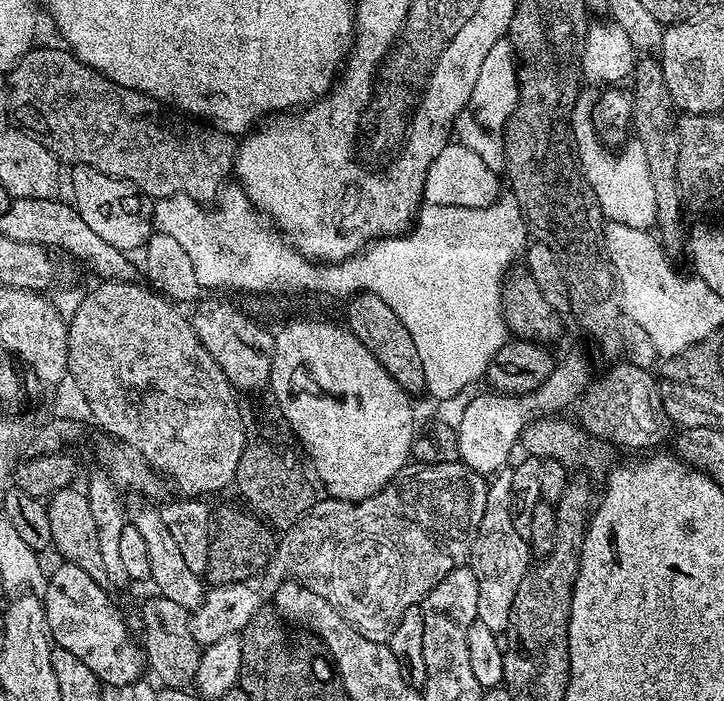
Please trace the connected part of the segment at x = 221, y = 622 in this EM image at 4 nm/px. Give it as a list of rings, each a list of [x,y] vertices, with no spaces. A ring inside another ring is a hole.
[[[408,462],[405,463],[403,470],[385,488],[378,490],[378,494],[374,494],[370,498],[357,501],[333,500],[331,498],[317,499],[316,511],[312,512],[307,520],[303,520],[292,531],[287,531],[279,537],[276,545],[276,555],[273,556],[272,561],[268,563],[263,572],[259,572],[257,576],[251,576],[243,584],[218,584],[209,587],[205,591],[204,601],[194,609],[190,616],[194,638],[202,646],[207,646],[218,642],[220,638],[226,638],[227,635],[243,633],[243,628],[259,614],[260,607],[267,600],[269,603],[285,582],[295,582],[303,586],[303,588],[310,589],[314,594],[318,594],[318,598],[326,598],[326,602],[330,606],[334,606],[334,610],[338,610],[338,614],[342,614],[342,618],[346,618],[346,622],[355,632],[362,634],[362,638],[370,638],[379,644],[387,642],[394,634],[398,622],[402,622],[406,610],[423,605],[424,599],[430,594],[430,590],[434,590],[434,586],[438,586],[438,582],[442,582],[442,578],[446,578],[446,574],[450,574],[450,570],[463,568],[469,563],[472,555],[472,543],[478,534],[478,525],[482,522],[482,514],[486,511],[488,485],[489,481],[485,477],[478,475],[476,472],[471,472],[462,462],[450,464],[417,464],[415,462]]]

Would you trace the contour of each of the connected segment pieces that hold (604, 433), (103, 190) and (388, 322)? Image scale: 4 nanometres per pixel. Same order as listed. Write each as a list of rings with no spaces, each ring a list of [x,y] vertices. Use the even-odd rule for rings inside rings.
[[[635,362],[629,364],[616,364],[609,370],[608,374],[600,381],[593,383],[587,389],[583,398],[579,401],[580,408],[579,423],[591,436],[597,436],[599,440],[607,440],[609,444],[620,448],[644,448],[640,450],[656,450],[668,436],[670,421],[666,410],[660,405],[660,384],[657,377],[648,373],[647,367]]]
[[[85,164],[75,165],[71,172],[71,203],[83,213],[87,225],[95,234],[100,234],[103,241],[122,252],[132,254],[135,248],[136,251],[143,249],[153,233],[150,229],[150,197],[130,182],[119,180],[117,176],[107,176]]]
[[[362,292],[351,297],[347,304],[347,331],[360,340],[362,346],[366,350],[370,350],[370,354],[374,358],[378,358],[380,370],[405,394],[423,393],[426,374],[422,370],[422,358],[418,358],[418,350],[414,347],[414,338],[410,338],[410,330],[406,330],[406,326],[402,326],[402,318],[398,318],[398,314],[394,314],[394,310],[390,310],[390,306],[386,306],[386,302],[382,302],[382,298],[369,292]]]

